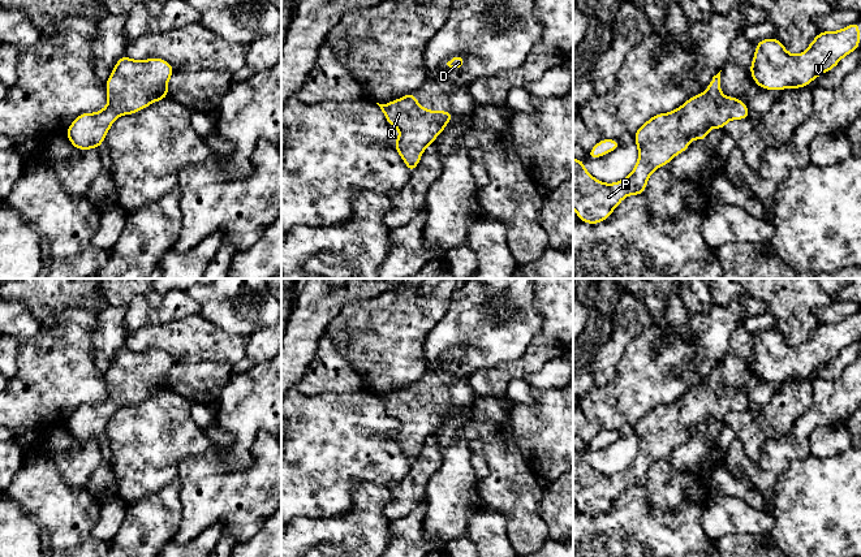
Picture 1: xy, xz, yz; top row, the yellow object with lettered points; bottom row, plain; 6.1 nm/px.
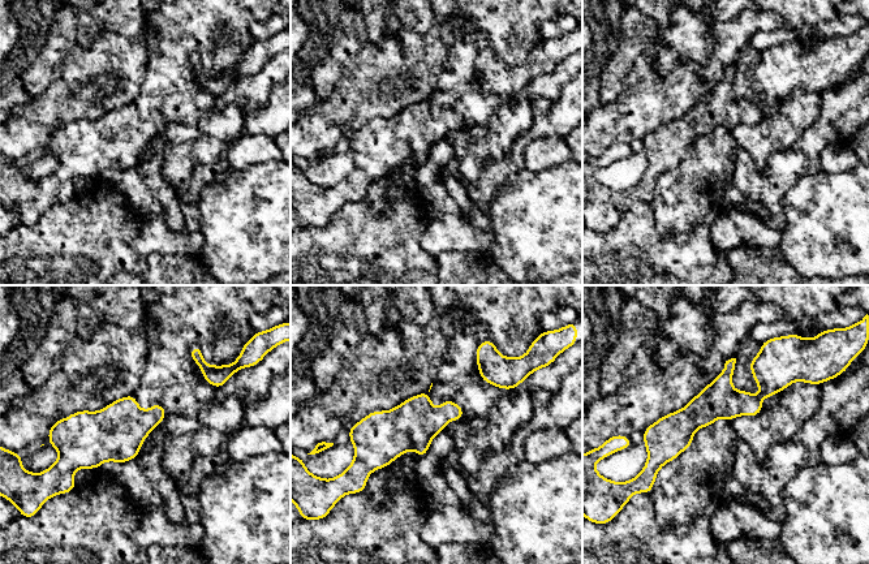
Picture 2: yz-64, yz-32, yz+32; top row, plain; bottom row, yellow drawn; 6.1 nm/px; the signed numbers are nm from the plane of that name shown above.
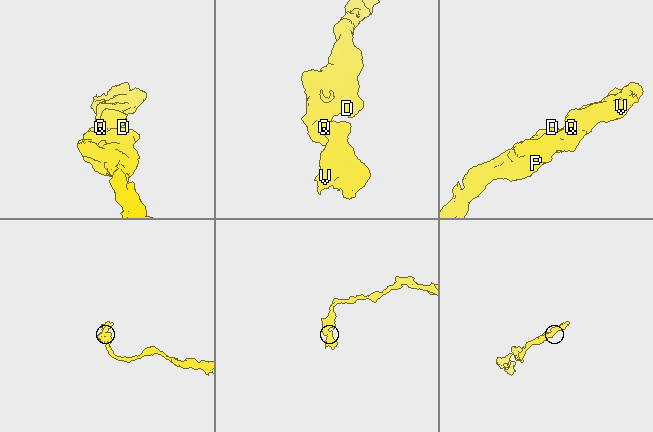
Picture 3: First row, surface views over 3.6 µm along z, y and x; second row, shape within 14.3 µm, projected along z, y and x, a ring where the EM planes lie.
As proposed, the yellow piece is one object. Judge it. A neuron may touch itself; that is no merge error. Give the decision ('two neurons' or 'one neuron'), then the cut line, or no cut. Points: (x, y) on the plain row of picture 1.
one neuron; cut none

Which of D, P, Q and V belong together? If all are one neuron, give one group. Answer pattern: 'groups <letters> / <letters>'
groups D P Q V

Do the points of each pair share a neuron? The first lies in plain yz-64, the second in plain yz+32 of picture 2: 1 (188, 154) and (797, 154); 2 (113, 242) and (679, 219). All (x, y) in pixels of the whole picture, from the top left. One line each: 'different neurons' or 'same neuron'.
1: different neurons
2: different neurons

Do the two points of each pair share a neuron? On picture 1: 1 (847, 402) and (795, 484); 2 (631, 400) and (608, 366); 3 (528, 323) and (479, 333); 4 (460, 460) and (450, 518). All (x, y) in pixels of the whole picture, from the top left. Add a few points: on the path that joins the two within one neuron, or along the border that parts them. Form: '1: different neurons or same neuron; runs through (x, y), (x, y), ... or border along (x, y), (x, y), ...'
1: different neurons; border along (810, 454), (796, 458), (784, 471)
2: different neurons; border along (627, 345), (616, 374), (606, 384), (597, 388)
3: same neuron; runs through (516, 323), (508, 323), (498, 329), (491, 329)
4: same neuron; runs through (456, 474), (451, 489), (451, 504)

